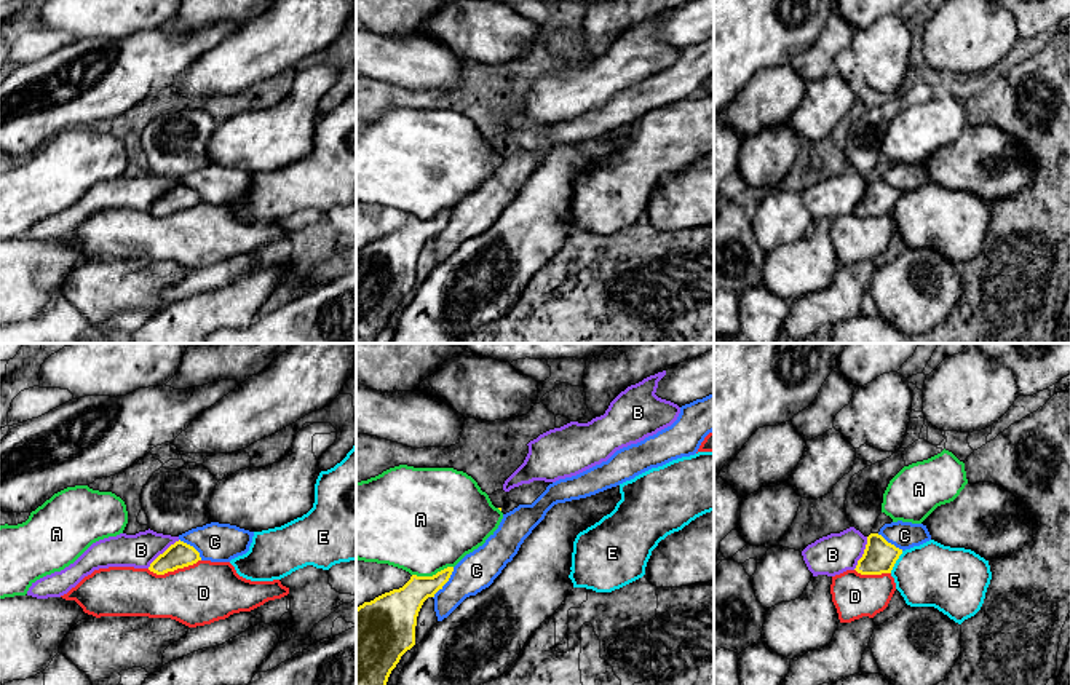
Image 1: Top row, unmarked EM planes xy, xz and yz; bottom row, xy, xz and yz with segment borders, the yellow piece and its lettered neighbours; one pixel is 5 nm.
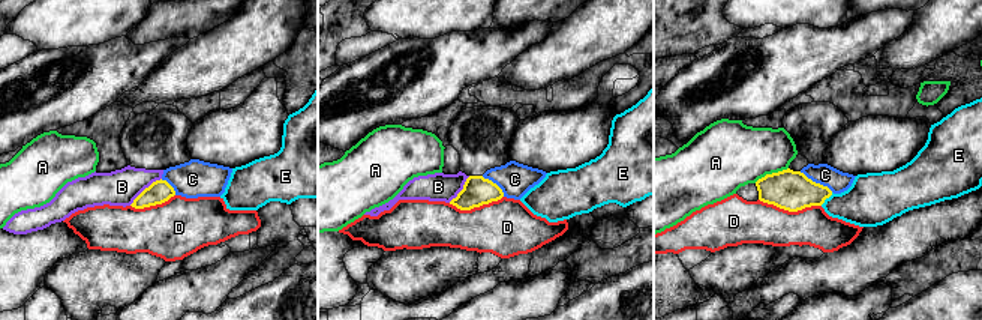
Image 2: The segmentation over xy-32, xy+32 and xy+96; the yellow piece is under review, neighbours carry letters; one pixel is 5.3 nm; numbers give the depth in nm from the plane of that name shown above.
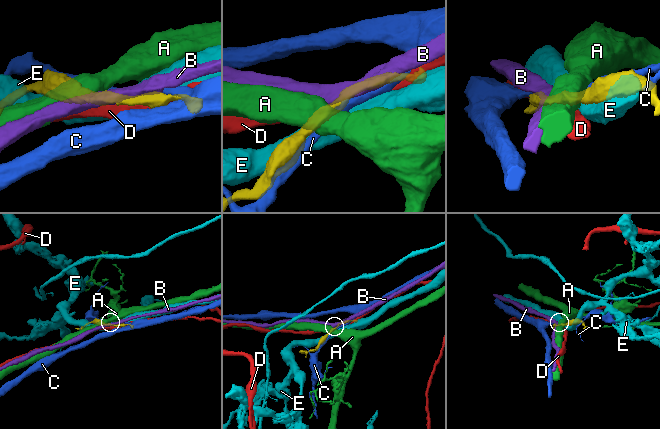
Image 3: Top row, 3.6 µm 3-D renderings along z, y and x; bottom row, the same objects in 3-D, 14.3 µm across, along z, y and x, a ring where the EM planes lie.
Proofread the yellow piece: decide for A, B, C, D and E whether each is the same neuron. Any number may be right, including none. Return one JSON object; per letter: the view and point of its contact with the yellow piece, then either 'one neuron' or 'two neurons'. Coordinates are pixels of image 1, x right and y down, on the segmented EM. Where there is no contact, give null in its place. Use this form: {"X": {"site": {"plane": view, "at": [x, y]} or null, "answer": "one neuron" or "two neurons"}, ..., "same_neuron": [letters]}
{"A": {"site": {"plane": "xz", "at": [433, 575]}, "answer": "two neurons"}, "B": {"site": {"plane": "xy", "at": [165, 551]}, "answer": "two neurons"}, "C": {"site": {"plane": "xz", "at": [446, 582]}, "answer": "two neurons"}, "D": {"site": {"plane": "xy", "at": [173, 570]}, "answer": "two neurons"}, "E": {"site": {"plane": "yz", "at": [895, 562]}, "answer": "two neurons"}, "same_neuron": []}

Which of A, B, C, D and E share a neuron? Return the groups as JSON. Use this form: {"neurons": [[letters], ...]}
{"neurons": [["A"], ["B"], ["C"], ["D"], ["E"]]}

